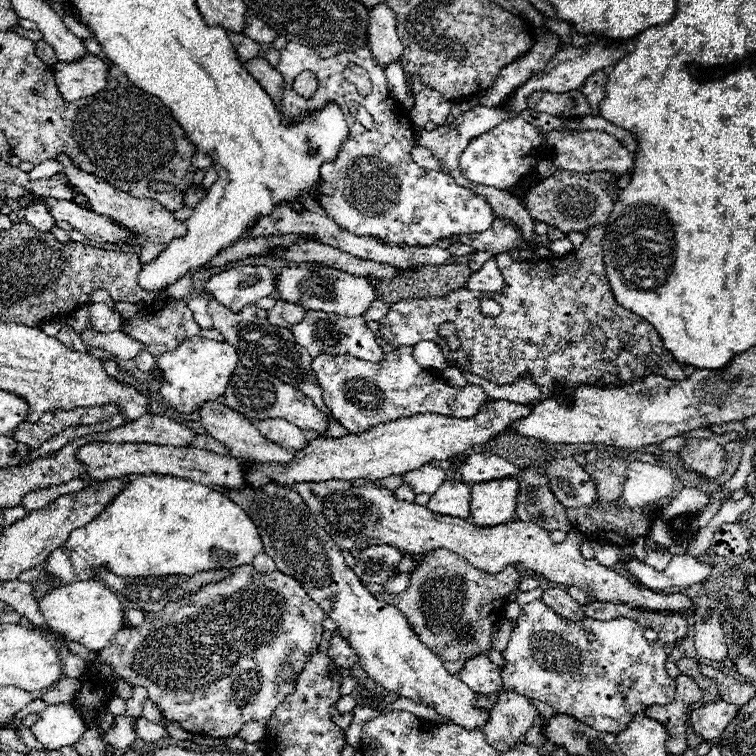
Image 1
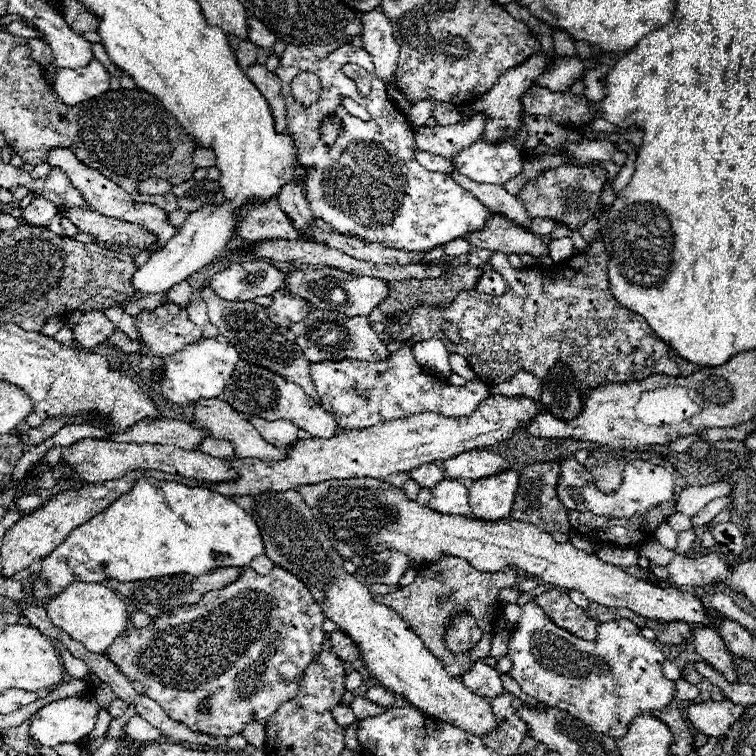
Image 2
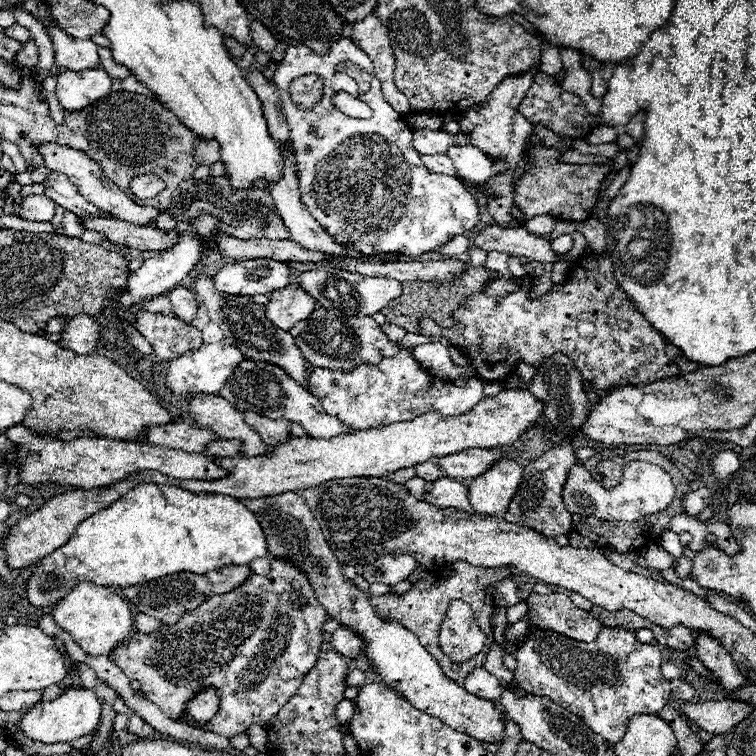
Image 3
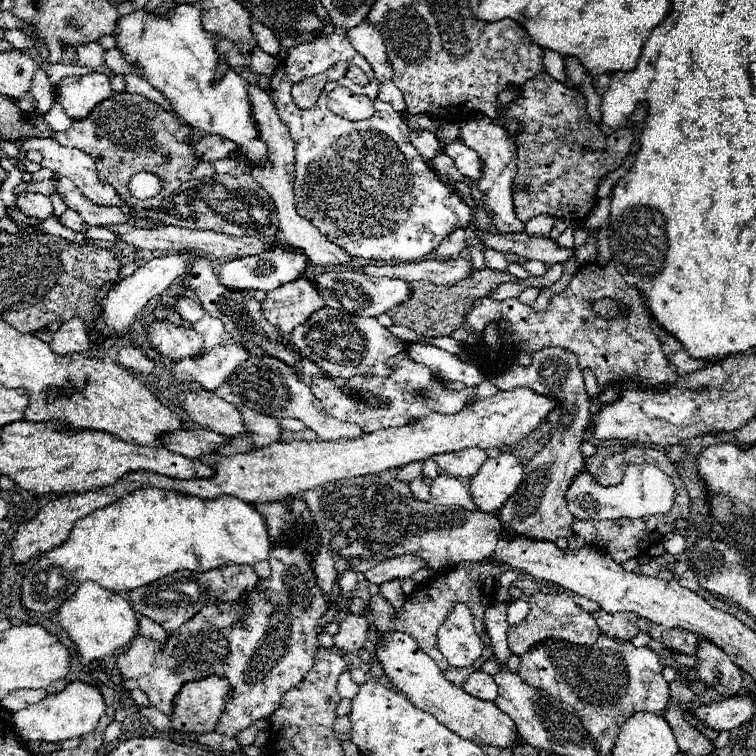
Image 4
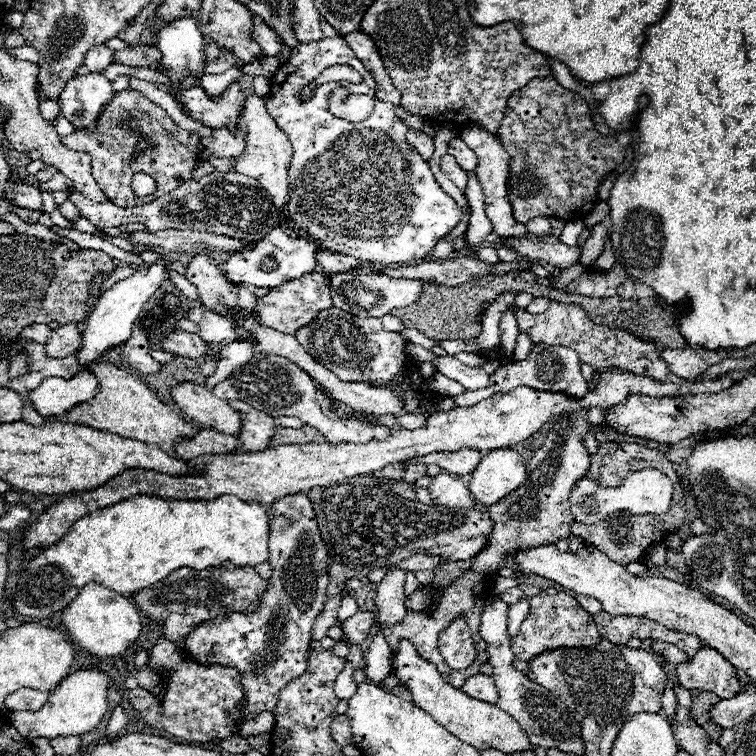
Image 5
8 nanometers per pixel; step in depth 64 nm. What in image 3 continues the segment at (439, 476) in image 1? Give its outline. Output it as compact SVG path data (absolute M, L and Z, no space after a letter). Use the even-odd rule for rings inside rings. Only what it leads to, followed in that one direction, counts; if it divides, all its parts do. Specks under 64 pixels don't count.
M428 460L428 462L416 466L416 476L432 482L432 480L436 480L436 478L442 478L444 472L442 472L442 468L438 468L438 462L436 462L436 460Z

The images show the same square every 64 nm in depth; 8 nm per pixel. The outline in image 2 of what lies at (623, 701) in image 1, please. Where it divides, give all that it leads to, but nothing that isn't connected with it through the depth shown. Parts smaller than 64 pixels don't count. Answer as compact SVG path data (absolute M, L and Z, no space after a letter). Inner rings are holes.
M528 602L522 608L524 612L508 644L508 656L514 664L514 668L508 674L520 684L520 688L526 694L536 698L538 702L546 702L560 710L566 710L572 716L584 720L592 730L606 734L614 740L626 734L628 724L638 714L650 714L672 702L674 682L664 678L662 674L662 662L666 660L664 652L656 646L656 642L640 636L640 628L636 624L628 620L604 622L598 626L596 640L588 642L552 624L550 618L542 612L542 608L538 608L534 602Z

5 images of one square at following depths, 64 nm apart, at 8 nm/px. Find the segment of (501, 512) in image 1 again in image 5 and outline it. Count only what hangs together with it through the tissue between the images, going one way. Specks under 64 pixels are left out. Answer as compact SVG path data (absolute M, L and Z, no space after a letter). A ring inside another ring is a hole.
M516 450L488 452L470 478L470 494L484 506L496 504L526 482L526 466Z

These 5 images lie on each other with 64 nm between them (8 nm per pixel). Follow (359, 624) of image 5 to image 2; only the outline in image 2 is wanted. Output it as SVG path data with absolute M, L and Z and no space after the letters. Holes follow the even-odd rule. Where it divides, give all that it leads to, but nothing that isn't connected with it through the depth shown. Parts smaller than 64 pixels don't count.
M334 630L334 632L330 634L330 642L332 642L334 654L336 654L340 660L344 660L344 662L354 662L354 660L360 658L360 650L358 650L356 642L354 642L348 634L344 634L342 630Z

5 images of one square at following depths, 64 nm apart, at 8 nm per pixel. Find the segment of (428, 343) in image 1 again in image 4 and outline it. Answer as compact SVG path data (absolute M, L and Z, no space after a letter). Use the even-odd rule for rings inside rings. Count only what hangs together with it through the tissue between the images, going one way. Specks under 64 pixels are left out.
M410 344L410 348L406 346L406 354L414 362L426 364L434 372L434 376L442 380L456 380L466 386L480 386L486 380L486 374L478 366L466 364L458 356L448 354L446 350L436 348L436 346Z

